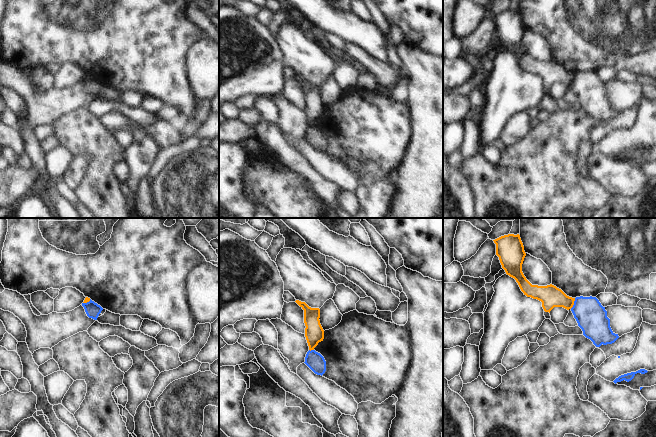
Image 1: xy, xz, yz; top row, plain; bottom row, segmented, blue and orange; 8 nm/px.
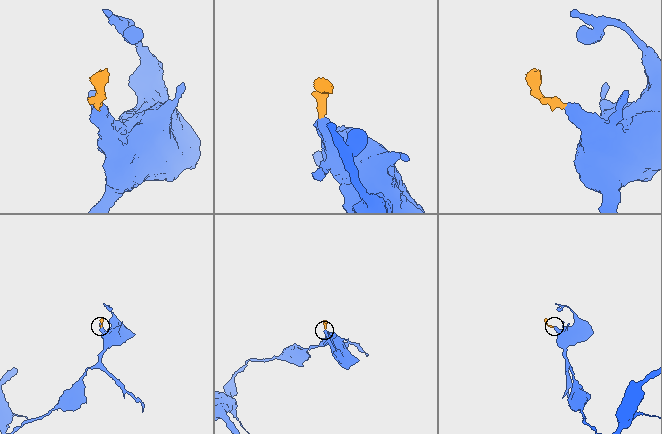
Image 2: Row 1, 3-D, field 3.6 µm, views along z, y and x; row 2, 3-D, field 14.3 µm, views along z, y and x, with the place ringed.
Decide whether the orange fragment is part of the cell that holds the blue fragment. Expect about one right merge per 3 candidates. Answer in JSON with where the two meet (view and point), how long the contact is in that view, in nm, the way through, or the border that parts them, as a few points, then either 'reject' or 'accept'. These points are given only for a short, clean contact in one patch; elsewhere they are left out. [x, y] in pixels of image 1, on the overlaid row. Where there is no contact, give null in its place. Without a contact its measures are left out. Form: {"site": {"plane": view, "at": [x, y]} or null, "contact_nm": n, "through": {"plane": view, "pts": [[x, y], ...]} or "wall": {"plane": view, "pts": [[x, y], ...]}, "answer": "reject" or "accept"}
{"site": {"plane": "yz", "at": [574, 303]}, "contact_nm": 100, "wall": {"plane": "yz", "pts": [[575, 298], [574, 304], [570, 308]]}, "answer": "reject"}

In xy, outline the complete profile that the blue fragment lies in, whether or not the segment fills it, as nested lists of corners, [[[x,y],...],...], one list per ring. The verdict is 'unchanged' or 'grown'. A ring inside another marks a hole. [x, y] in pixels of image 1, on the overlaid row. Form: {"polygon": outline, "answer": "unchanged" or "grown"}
{"polygon": [[[91,299],[87,303],[82,303],[82,306],[84,307],[87,316],[89,318],[94,319],[94,320],[97,320],[99,314],[103,310],[103,308],[100,305],[98,305],[97,303],[95,303]]], "answer": "unchanged"}

